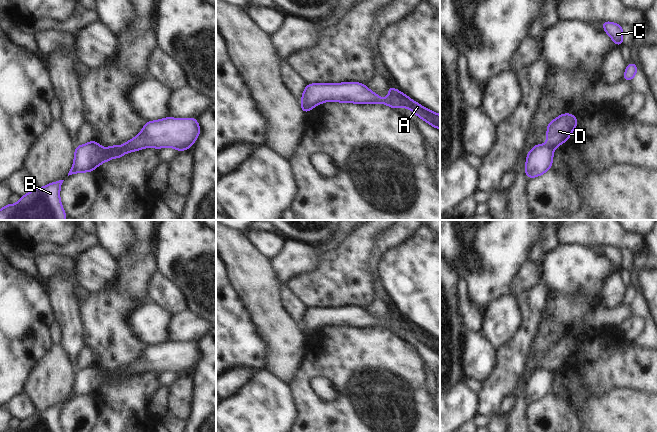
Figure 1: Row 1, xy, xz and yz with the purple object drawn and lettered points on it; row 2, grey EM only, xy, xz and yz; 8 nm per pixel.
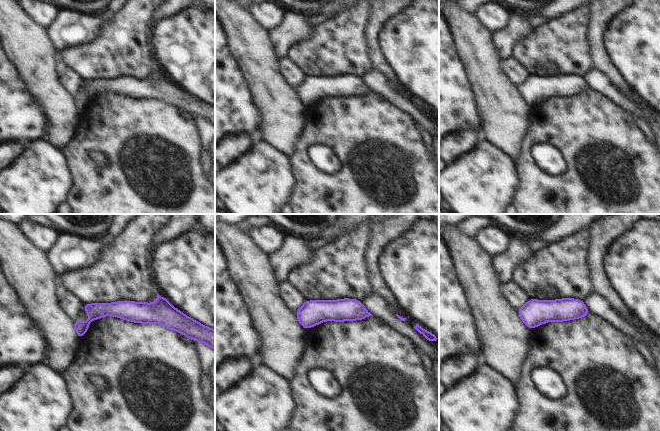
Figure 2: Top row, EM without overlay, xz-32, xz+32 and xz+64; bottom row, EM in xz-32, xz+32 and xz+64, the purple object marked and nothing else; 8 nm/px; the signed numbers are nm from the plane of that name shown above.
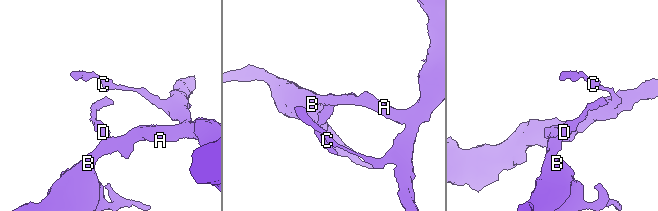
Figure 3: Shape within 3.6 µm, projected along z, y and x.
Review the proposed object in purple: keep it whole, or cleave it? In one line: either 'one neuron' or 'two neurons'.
two neurons

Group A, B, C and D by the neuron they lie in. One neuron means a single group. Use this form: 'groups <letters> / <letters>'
groups A B C / D

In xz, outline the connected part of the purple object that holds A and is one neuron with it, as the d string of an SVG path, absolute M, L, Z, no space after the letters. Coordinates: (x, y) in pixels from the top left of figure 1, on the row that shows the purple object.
M356 82L338 84L307 84L302 94L301 105L304 103L312 106L325 101L348 103L381 103L392 109L400 106L411 109L419 118L433 127L440 129L440 115L432 112L407 97L404 93L388 85L389 98L379 97L369 90L366 85Z

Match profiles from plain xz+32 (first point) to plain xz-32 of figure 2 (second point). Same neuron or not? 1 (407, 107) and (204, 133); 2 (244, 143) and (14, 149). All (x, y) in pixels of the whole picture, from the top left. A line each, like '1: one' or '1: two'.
1: one
2: one

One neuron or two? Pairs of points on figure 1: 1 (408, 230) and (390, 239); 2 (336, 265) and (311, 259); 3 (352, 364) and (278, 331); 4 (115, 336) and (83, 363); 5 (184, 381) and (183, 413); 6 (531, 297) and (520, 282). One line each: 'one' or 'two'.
1: one
2: two
3: two
4: two
5: one
6: two

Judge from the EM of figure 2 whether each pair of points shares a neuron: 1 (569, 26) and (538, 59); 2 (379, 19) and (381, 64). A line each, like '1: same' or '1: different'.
1: same
2: same

